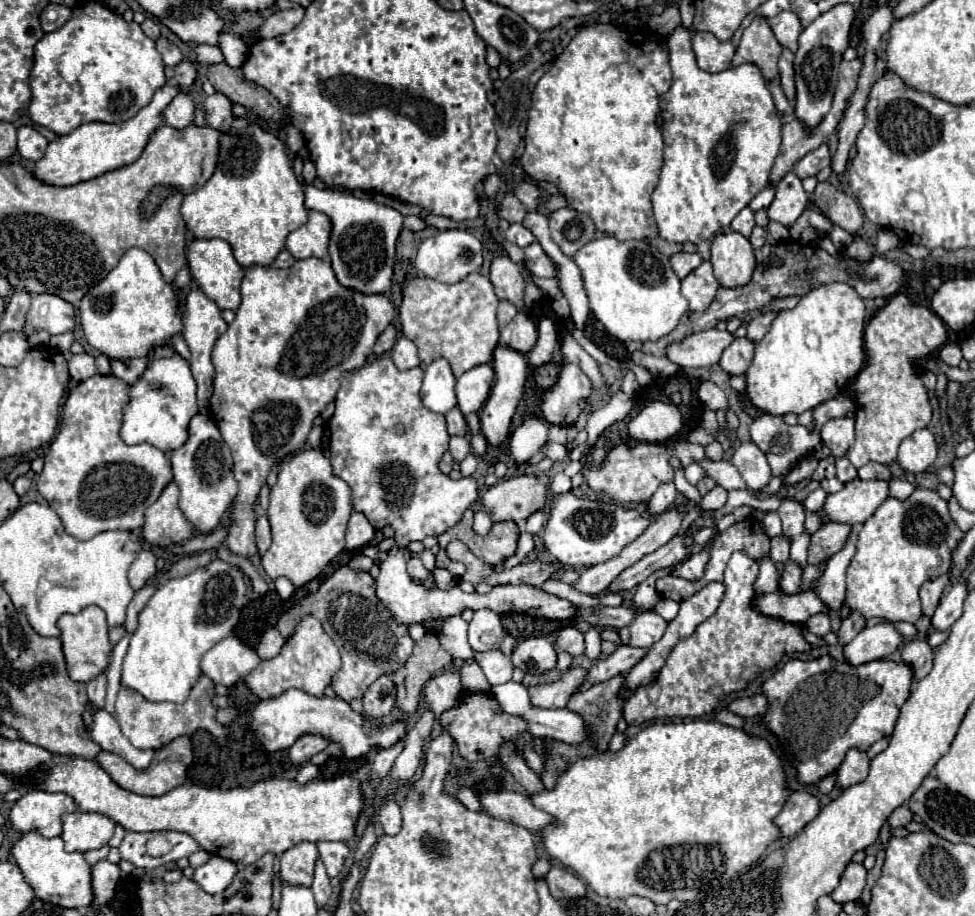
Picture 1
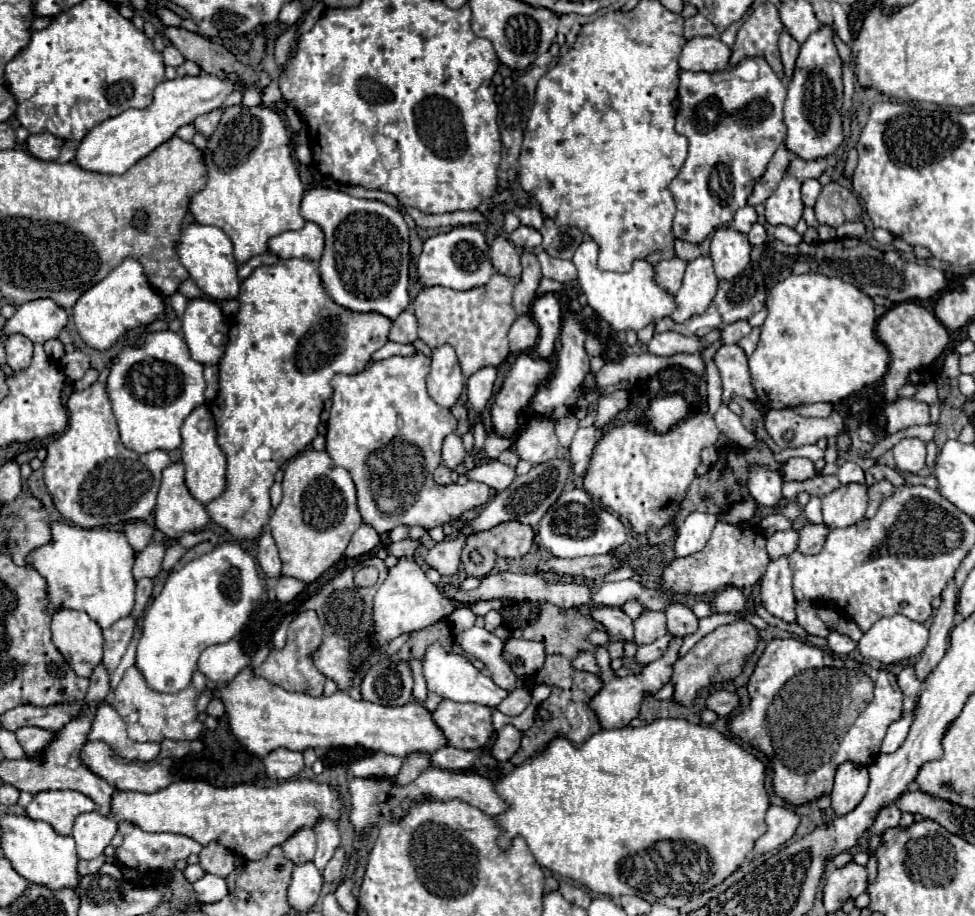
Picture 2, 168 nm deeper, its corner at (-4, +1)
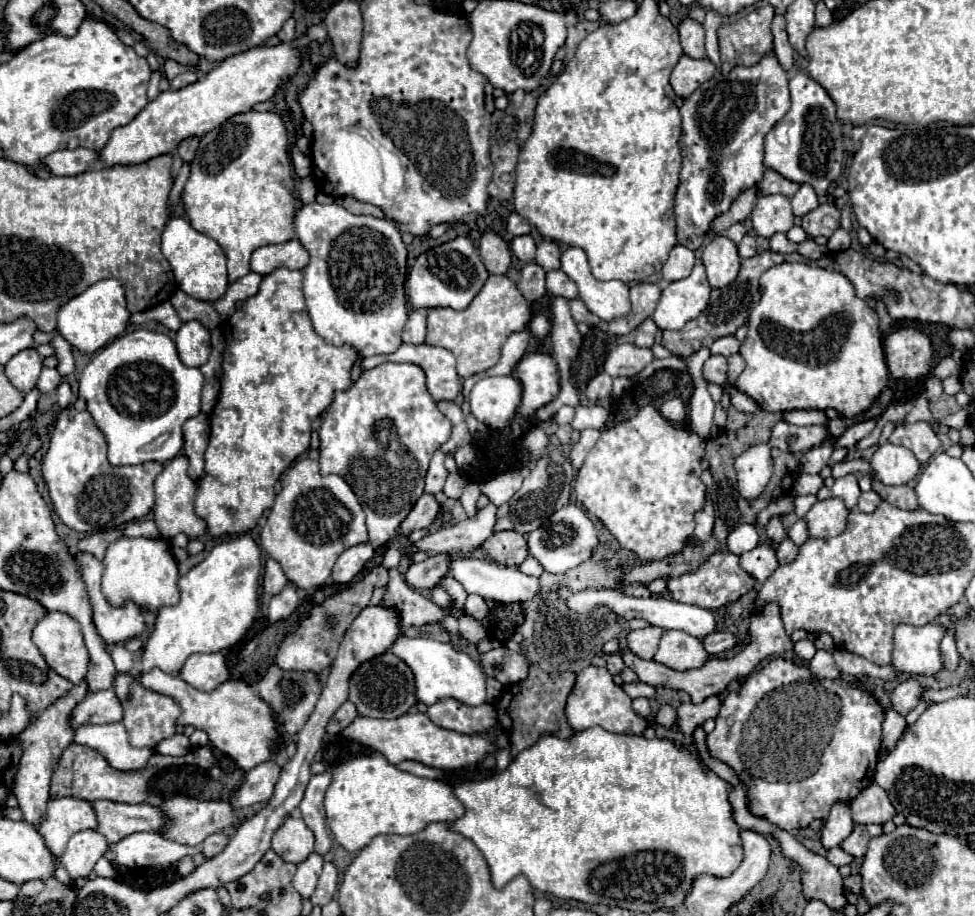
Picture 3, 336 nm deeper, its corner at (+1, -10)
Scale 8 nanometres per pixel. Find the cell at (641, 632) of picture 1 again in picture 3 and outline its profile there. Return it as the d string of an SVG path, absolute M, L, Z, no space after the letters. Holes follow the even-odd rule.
M645 627L645 629L637 629L637 631L629 631L627 645L641 659L653 659L655 651L659 647L661 635L663 635L661 627Z

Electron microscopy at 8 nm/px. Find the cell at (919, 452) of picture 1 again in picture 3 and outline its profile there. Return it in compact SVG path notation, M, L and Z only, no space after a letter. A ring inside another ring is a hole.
M885 443L875 451L871 465L875 469L875 477L885 485L905 485L913 481L921 469L919 461L907 447L891 443Z

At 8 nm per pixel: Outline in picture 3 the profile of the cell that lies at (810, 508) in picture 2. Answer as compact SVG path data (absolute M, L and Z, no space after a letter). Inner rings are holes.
M799 519L791 529L789 529L789 539L793 539L797 545L803 545L809 539L809 531L807 531L807 521Z

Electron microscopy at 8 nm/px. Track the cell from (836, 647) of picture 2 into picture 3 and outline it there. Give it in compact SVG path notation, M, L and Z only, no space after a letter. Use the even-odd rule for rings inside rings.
M819 649L819 651L815 653L815 657L811 659L809 667L811 667L813 675L819 677L819 679L825 679L825 677L827 677L827 679L837 679L837 677L841 675L841 671L839 671L837 665L835 665L833 655L831 655L829 651L823 651L823 649Z

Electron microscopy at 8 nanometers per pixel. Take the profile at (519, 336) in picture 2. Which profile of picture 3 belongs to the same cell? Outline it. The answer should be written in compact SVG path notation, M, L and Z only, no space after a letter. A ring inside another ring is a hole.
M519 331L519 333L513 333L507 343L503 345L501 349L501 359L499 363L489 371L489 375L509 375L515 365L521 361L521 357L525 355L525 349L529 345L529 331Z

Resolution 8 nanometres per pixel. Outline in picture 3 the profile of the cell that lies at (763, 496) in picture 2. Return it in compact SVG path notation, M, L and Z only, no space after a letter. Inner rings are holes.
M773 515L773 517L769 519L769 523L767 523L767 527L765 527L765 533L767 533L773 541L783 541L783 539L787 537L787 531L785 531L785 527L781 525L779 515Z

